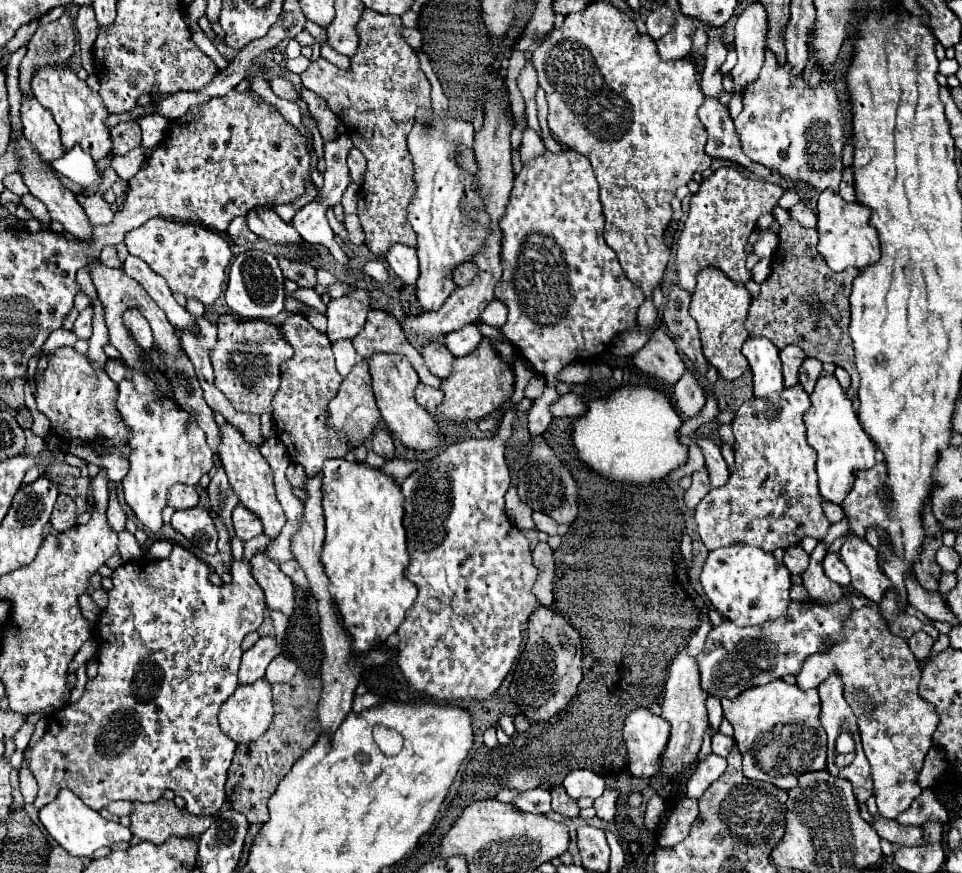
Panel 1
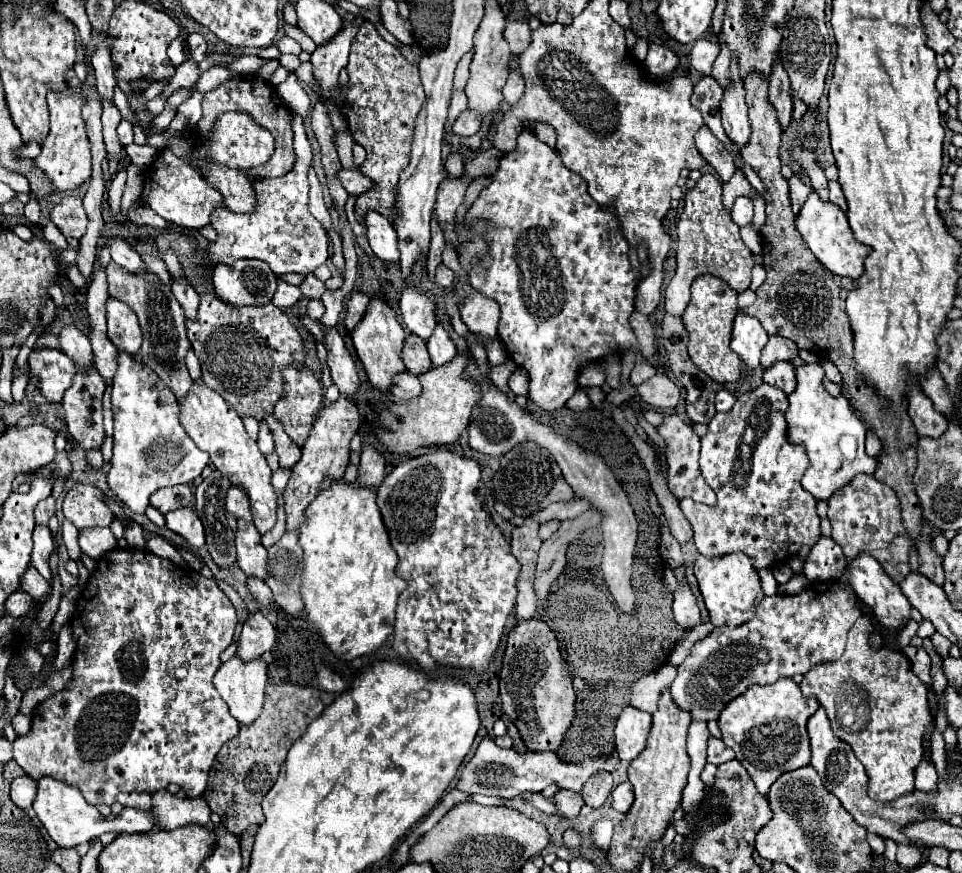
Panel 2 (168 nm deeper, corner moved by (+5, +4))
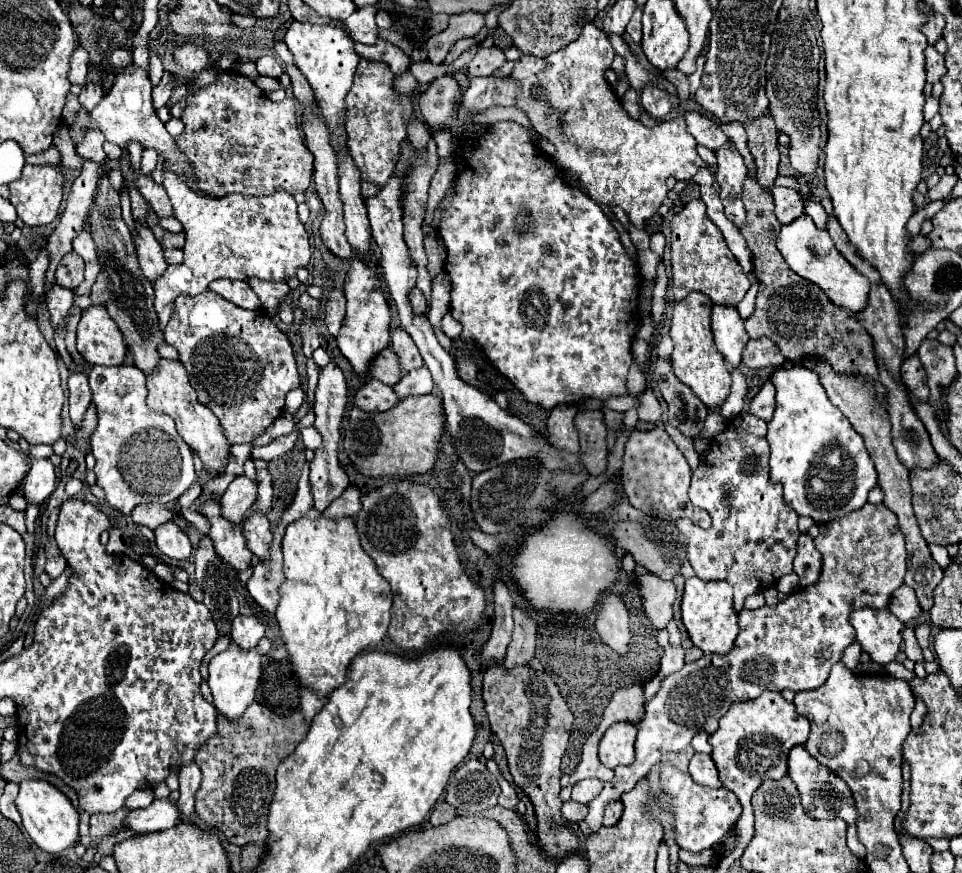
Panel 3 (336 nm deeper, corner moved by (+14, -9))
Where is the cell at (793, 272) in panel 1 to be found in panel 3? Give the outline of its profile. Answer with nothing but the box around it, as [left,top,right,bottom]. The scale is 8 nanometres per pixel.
[740,178,878,378]

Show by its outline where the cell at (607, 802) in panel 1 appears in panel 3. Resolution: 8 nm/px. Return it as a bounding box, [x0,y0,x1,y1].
[572,780,602,804]

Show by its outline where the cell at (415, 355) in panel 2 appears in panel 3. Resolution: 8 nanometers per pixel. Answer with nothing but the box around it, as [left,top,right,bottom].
[368,348,402,386]

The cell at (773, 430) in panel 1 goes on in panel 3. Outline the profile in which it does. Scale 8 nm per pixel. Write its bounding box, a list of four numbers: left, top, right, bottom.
[678,412,798,612]

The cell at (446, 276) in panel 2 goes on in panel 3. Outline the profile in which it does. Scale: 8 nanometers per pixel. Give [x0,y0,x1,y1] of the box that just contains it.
[410,288,428,312]

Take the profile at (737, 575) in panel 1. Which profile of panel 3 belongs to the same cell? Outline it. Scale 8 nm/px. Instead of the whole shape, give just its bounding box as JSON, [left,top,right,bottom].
[682,578,738,654]

